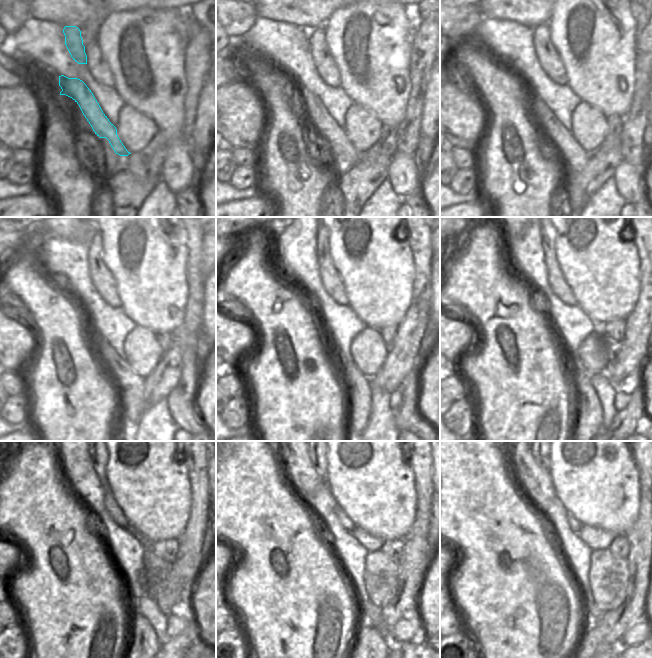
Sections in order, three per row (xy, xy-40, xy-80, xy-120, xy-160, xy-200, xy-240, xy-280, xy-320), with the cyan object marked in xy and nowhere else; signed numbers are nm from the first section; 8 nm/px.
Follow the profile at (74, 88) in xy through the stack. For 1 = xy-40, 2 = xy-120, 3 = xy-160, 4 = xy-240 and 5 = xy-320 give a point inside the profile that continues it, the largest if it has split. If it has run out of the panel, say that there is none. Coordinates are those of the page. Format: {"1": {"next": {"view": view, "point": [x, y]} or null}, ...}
{"1": {"next": {"view": "xy-40", "point": [310, 105]}}, "2": {"next": {"view": "xy-120", "point": [130, 385]}}, "3": {"next": {"view": "xy-160", "point": [357, 393]}}, "4": {"next": {"view": "xy-240", "point": [143, 644]}}, "5": {"next": {"view": "xy-320", "point": [602, 644]}}}

